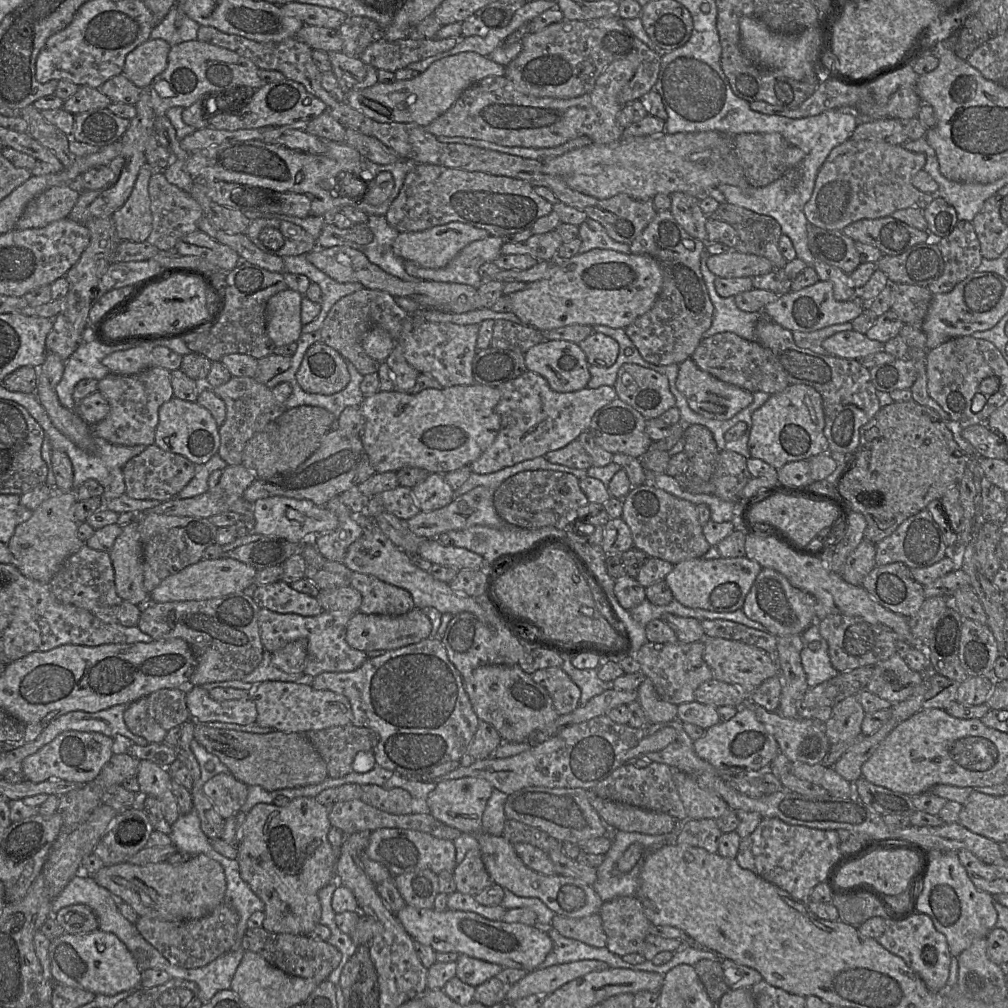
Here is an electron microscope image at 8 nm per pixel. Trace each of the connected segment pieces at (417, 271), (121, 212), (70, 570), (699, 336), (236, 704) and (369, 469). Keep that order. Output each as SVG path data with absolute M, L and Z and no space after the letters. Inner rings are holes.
M489 235L467 245L445 267L424 268L406 261L405 269L409 275L421 280L460 283L479 289L482 285L480 267L499 258L503 244L504 238Z
M147 163L142 166L129 198L111 216L116 233L121 240L144 242L151 233L149 184L152 174L152 169Z
M84 544L63 562L49 585L59 602L86 609L105 623L119 622L119 609L123 599L116 592L114 569L109 553L94 550Z
M670 210L657 211L654 219L630 245L632 254L651 256L662 270L662 288L654 305L625 328L626 334L645 361L661 366L681 364L686 359L692 358L697 346L704 338L704 333L711 327L714 306L700 269L701 255L705 249L705 242L690 236L675 220ZM685 239L694 241L693 250L684 246Z
M193 686L186 693L186 704L191 720L200 723L224 722L239 725L254 724L257 709L252 699L217 701L201 686Z
M331 429L318 448L296 469L270 478L256 479L245 490L244 497L252 504L262 498L285 496L307 499L319 506L326 506L331 499L359 485L375 473L361 436L346 436L339 429Z

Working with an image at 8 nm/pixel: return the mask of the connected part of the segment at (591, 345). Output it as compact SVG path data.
M598 332L592 333L578 345L585 353L589 365L610 367L619 354L618 342Z

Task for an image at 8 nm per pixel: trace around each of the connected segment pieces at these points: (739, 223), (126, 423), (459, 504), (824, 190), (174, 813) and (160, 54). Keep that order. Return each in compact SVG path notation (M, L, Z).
M723 202L707 217L727 222L735 229L737 244L734 249L738 252L765 257L773 264L773 269L785 266L787 261L778 246L782 230L771 216Z
M150 366L132 375L109 373L98 381L97 390L108 402L109 412L103 420L91 426L93 435L124 446L147 446L154 443L159 408L174 397L169 370Z
M477 486L467 493L456 496L453 501L437 510L420 511L407 520L410 530L421 538L437 538L440 534L451 530L463 530L475 525L501 527L505 522L498 515L494 507L494 491L485 486Z
M848 139L832 149L821 166L812 196L804 206L805 217L811 225L842 231L856 221L888 217L897 210L923 210L932 202L934 195L921 192L911 181L923 170L925 163L923 153L908 151L902 145Z
M140 760L136 778L140 791L161 802L165 820L170 825L176 822L181 814L176 797L171 791L172 778L168 770L149 760Z
M148 39L127 54L122 73L139 88L147 88L166 69L171 47L162 39Z

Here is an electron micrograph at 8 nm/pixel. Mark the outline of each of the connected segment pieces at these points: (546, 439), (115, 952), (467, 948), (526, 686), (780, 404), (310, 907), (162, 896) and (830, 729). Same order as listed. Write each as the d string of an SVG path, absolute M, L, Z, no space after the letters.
M530 370L497 388L500 400L496 412L501 418L501 427L491 446L470 464L471 471L477 474L497 472L565 447L590 428L597 411L618 398L614 387L607 385L585 387L574 392L557 392L543 376Z
M100 929L85 934L64 933L50 941L49 959L54 983L114 996L140 987L142 971L133 954L113 933Z
M406 904L395 915L414 941L430 946L435 952L457 952L503 968L533 971L541 965L553 946L543 927L489 920L474 912L450 909L439 912L434 908L419 909Z
M518 664L482 665L474 669L470 676L463 677L463 681L466 693L478 718L490 723L497 730L502 741L525 742L534 732L544 729L558 716L547 690L534 682L531 675L524 672Z
M789 384L769 398L751 416L748 438L750 456L760 459L775 469L792 461L807 460L820 453L828 453L824 436L824 412L820 394L809 385Z
M297 797L283 807L258 803L247 814L236 859L241 878L265 905L262 927L266 931L308 936L320 924L322 909L318 892L335 877L339 858L339 850L334 850L328 841L331 827L329 807L311 797Z
M205 854L191 856L187 862L178 865L164 861L146 865L127 862L104 866L92 877L98 885L128 903L139 917L145 916L162 921L186 921L205 917L224 901L226 892L226 877L223 867Z
M849 696L833 706L831 717L824 723L830 745L862 734L861 724L865 714L856 696Z

